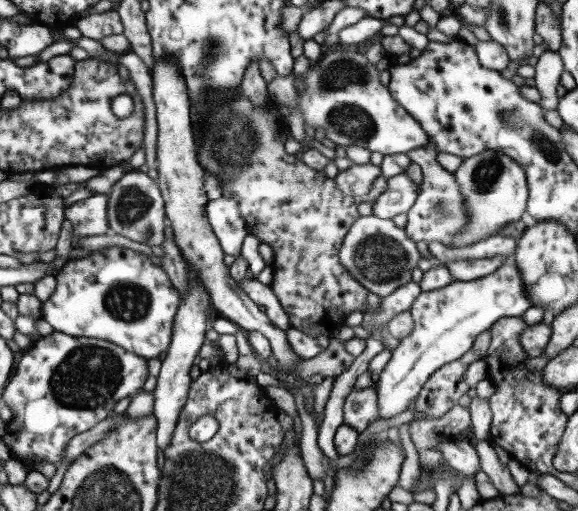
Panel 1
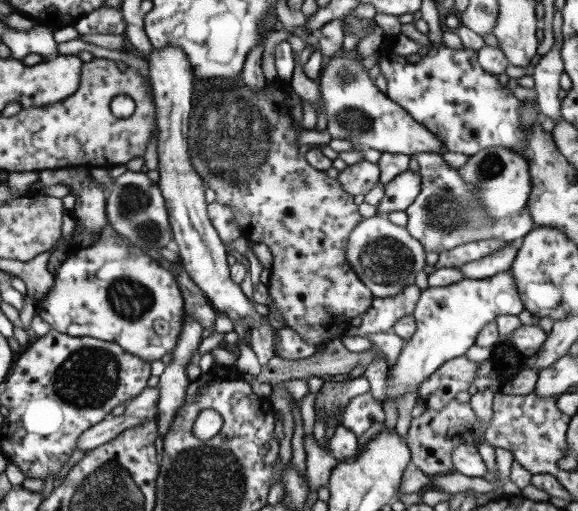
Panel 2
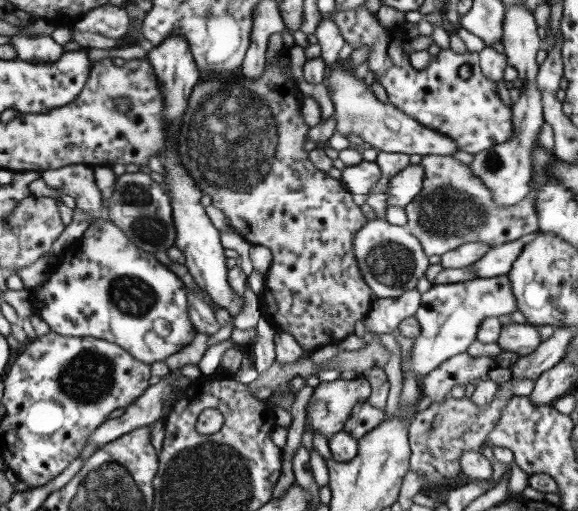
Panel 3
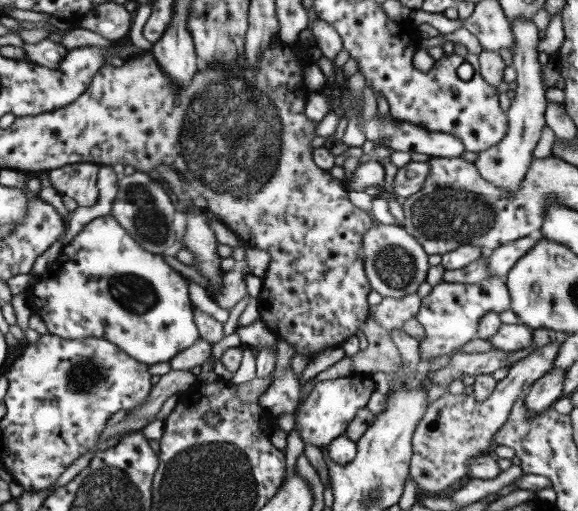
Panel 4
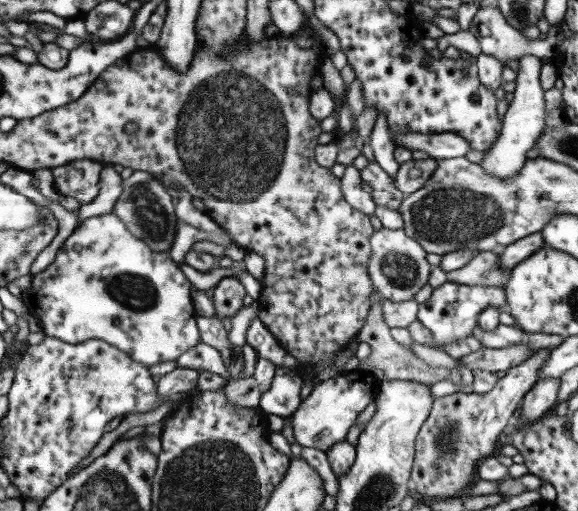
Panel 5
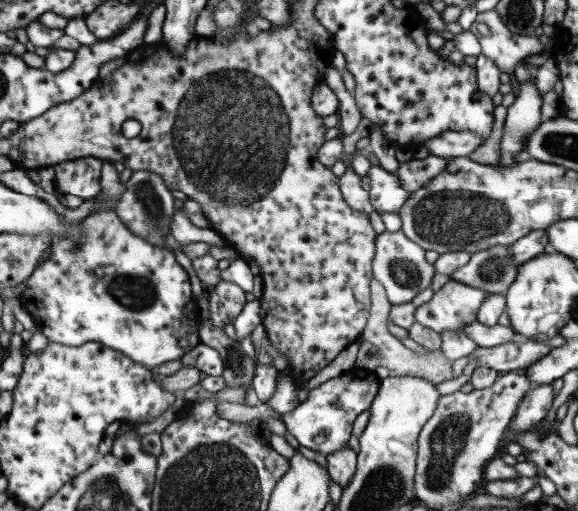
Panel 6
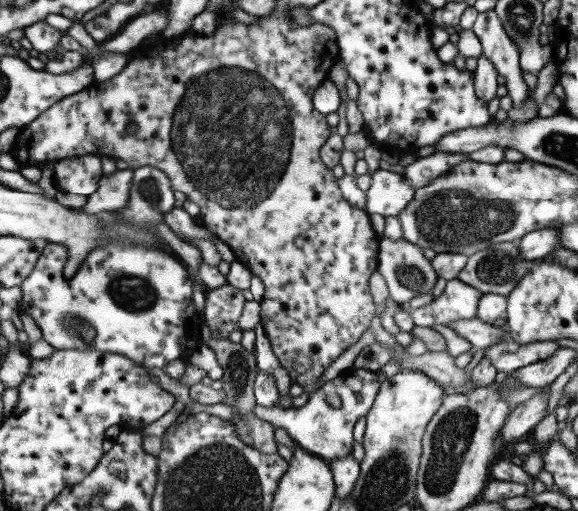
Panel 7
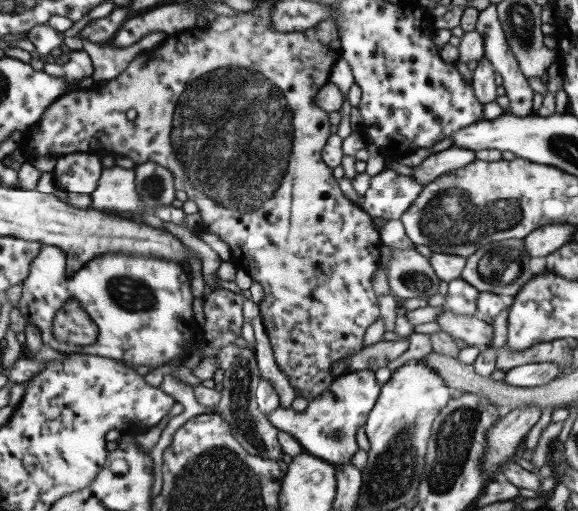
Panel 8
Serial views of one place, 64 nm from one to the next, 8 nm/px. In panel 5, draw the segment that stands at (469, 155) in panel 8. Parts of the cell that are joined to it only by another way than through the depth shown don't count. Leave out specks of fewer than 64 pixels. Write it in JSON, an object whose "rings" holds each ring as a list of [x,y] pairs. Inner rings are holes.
{"rings":[[[428,157],[425,160],[411,159],[399,164],[397,175],[394,178],[396,188],[405,196],[419,191],[432,176],[437,167],[437,159]]]}

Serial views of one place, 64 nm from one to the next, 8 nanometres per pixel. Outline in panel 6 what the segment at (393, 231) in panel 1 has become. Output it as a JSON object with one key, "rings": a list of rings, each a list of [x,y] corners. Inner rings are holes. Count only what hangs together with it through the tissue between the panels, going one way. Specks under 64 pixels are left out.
{"rings":[[[386,230],[375,236],[372,276],[386,290],[391,304],[411,302],[419,292],[431,288],[435,266],[426,261],[424,254],[425,250],[419,244],[406,238],[406,235],[401,230],[398,232],[388,232]]]}

